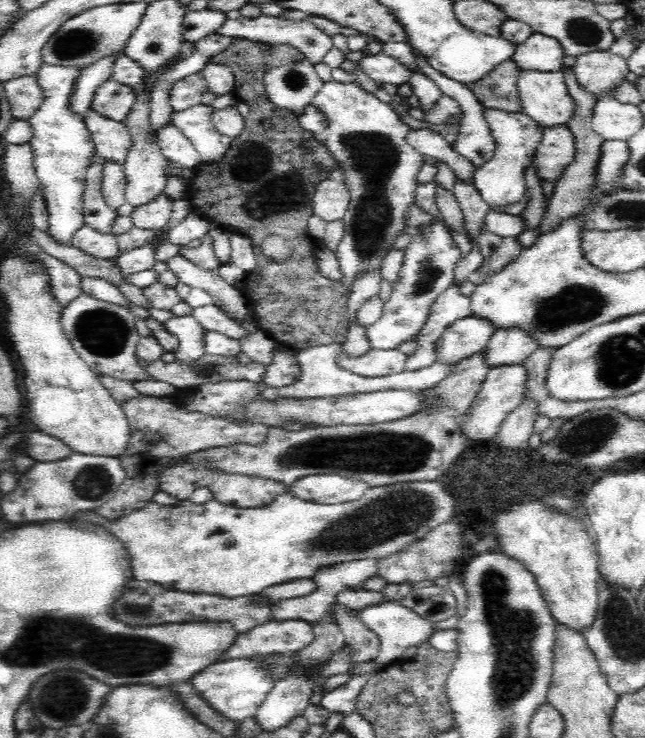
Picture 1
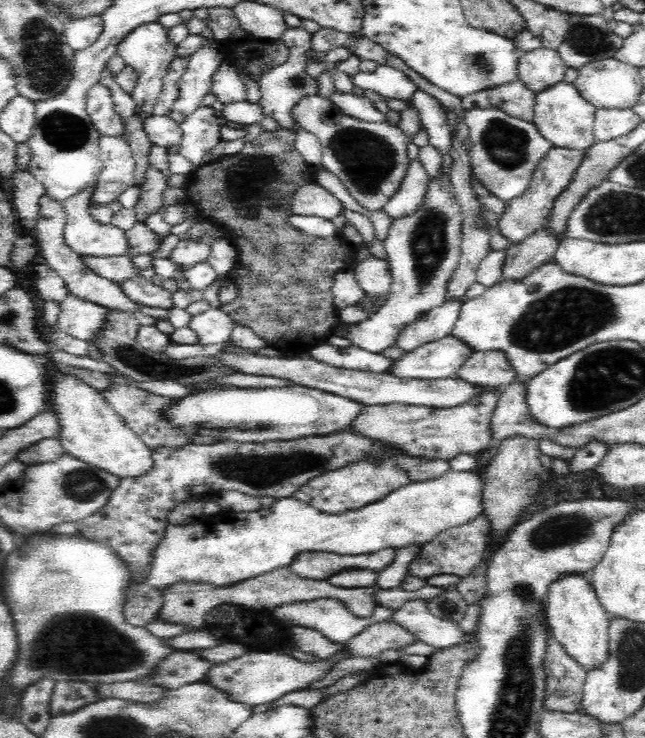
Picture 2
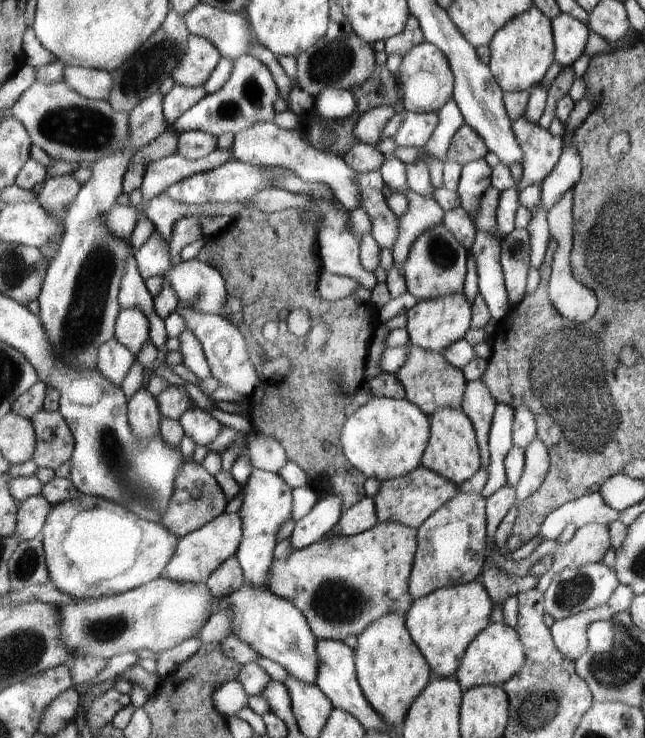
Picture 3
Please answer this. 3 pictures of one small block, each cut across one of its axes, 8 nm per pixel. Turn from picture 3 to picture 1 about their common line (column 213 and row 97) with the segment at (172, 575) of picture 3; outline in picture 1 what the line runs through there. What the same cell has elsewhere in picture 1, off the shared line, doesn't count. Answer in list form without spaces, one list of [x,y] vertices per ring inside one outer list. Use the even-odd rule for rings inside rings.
[[[520,71],[519,78],[524,113],[544,127],[569,126],[577,108],[563,71]]]

